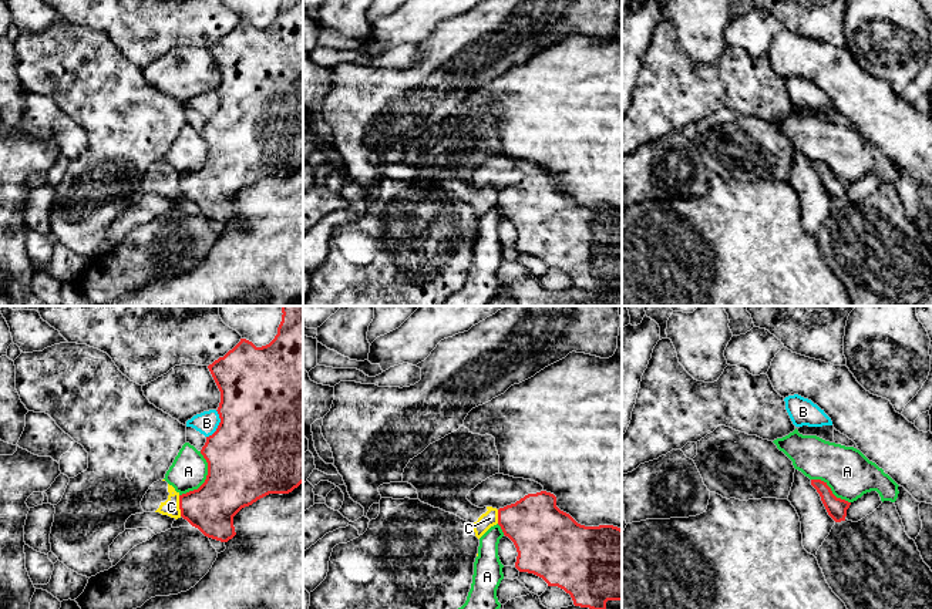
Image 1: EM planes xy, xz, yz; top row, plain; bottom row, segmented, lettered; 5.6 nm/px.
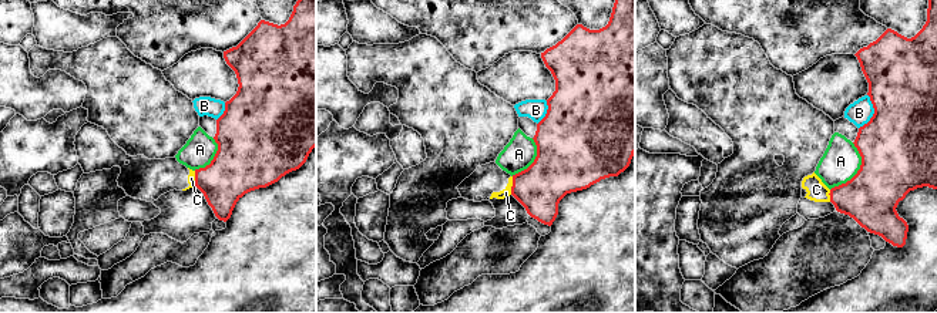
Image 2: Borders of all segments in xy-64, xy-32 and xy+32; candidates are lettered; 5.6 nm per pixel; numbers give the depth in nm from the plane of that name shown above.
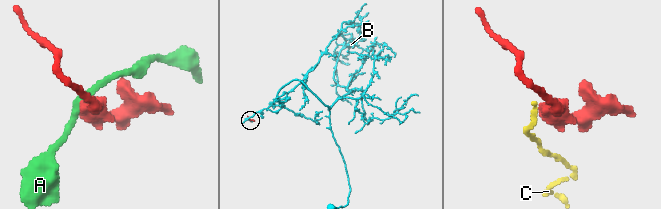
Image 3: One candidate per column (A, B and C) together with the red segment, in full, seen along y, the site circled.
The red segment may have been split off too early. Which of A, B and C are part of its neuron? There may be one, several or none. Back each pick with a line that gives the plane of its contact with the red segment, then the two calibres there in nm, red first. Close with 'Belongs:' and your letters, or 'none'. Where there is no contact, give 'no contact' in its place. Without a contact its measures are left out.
Belongs: none

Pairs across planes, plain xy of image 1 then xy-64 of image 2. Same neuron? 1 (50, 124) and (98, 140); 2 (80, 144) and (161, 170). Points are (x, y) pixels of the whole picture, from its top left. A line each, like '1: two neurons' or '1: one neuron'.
1: one neuron
2: one neuron

